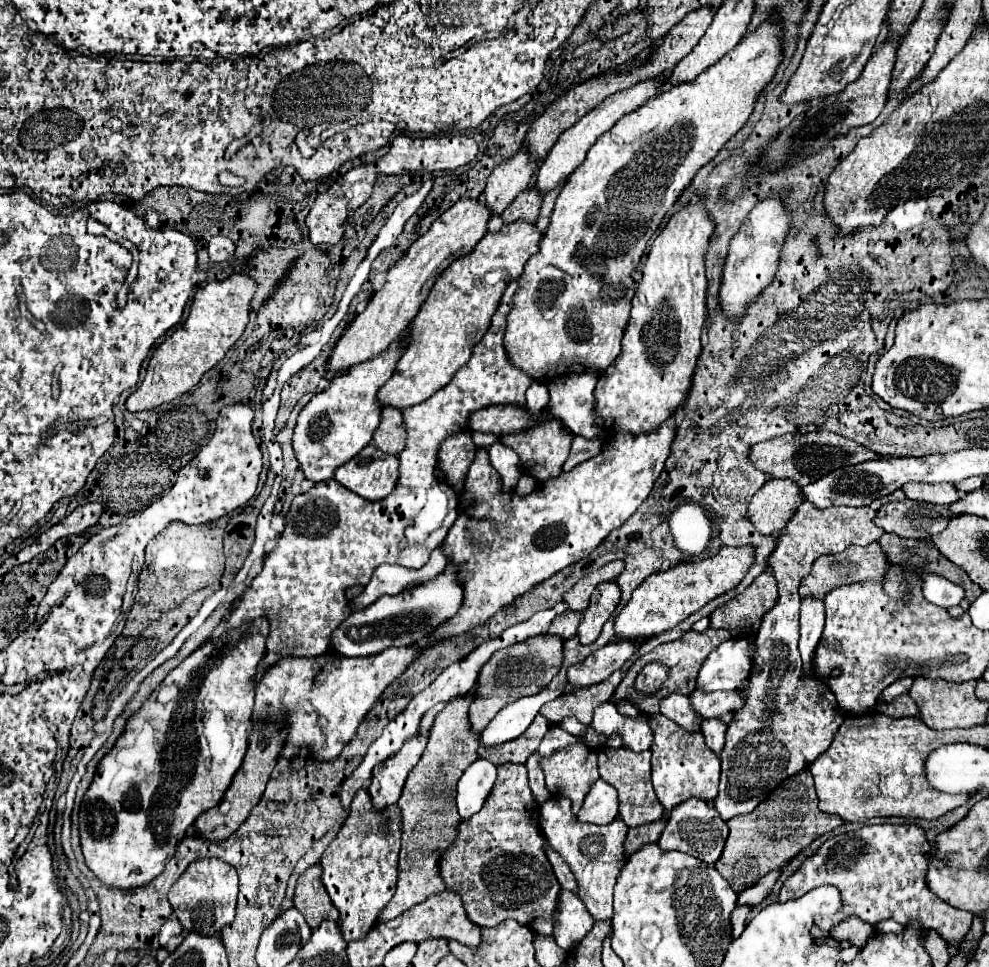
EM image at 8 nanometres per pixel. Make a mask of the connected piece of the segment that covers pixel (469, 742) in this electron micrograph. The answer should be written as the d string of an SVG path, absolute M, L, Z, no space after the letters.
M471 695L449 701L449 705L435 717L429 731L427 747L419 763L409 773L401 799L401 853L399 853L399 881L393 899L387 903L377 923L391 921L411 909L417 903L429 899L429 895L439 895L445 891L445 883L437 871L437 859L455 839L455 825L461 821L455 807L455 785L463 771L479 757L477 739L479 735L469 731L469 711Z

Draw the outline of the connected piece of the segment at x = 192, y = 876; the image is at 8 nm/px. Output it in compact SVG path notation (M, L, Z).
M221 859L193 861L169 891L169 903L173 907L173 913L181 921L183 929L205 937L217 937L219 931L233 921L235 901L237 901L237 871Z

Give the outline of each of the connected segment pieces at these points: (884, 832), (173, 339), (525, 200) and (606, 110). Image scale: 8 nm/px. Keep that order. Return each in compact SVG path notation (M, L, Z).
M863 825L855 831L833 835L817 849L815 855L807 857L783 883L779 901L799 899L819 885L835 885L841 891L845 907L839 917L831 917L827 921L815 919L815 925L823 931L829 931L847 917L859 917L869 925L877 925L883 919L893 919L903 927L917 921L923 927L935 929L947 943L961 943L971 927L973 915L945 903L929 891L925 877L931 859L933 845L929 847L925 829L919 825Z
M233 273L223 281L211 281L203 289L199 289L191 301L191 313L187 321L153 351L143 383L129 395L125 403L127 409L155 409L161 403L173 401L195 387L203 373L209 371L217 361L221 361L223 355L241 337L249 321L249 301L255 289L257 283L251 277L239 273Z
M529 187L525 193L521 193L521 195L517 197L515 203L511 203L511 205L503 211L501 219L503 219L503 223L513 223L513 221L535 223L535 219L537 219L537 215L539 215L539 209L541 209L541 203L543 203L541 195L537 195L537 193L533 191L533 187Z
M663 77L649 79L649 81L641 81L641 83L637 83L637 85L631 87L631 89L625 89L625 91L619 91L619 93L611 95L611 97L605 99L599 107L595 107L591 113L587 113L579 123L575 123L571 129L567 129L565 133L561 133L561 137L557 139L557 143L555 143L555 145L551 147L551 151L547 153L545 161L537 167L533 187L535 187L541 195L547 195L547 193L549 193L551 189L555 189L561 181L565 181L567 175L573 173L573 169L585 159L589 147L597 141L597 137L601 137L605 131L609 131L625 113L631 113L633 109L637 109L639 105L643 105L643 101L655 97L657 87L661 87L661 79L663 79Z

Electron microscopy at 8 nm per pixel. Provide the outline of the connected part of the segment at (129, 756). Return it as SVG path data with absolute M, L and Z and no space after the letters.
M255 619L249 627L231 629L223 637L209 639L185 659L203 661L199 673L195 671L187 685L181 683L179 695L169 703L159 703L159 689L155 689L141 709L129 717L117 743L97 763L97 771L79 811L79 837L85 865L103 885L115 889L149 885L175 855L179 841L193 821L221 803L247 751L255 697L251 677L255 675L259 659L265 655L267 633L267 619Z

